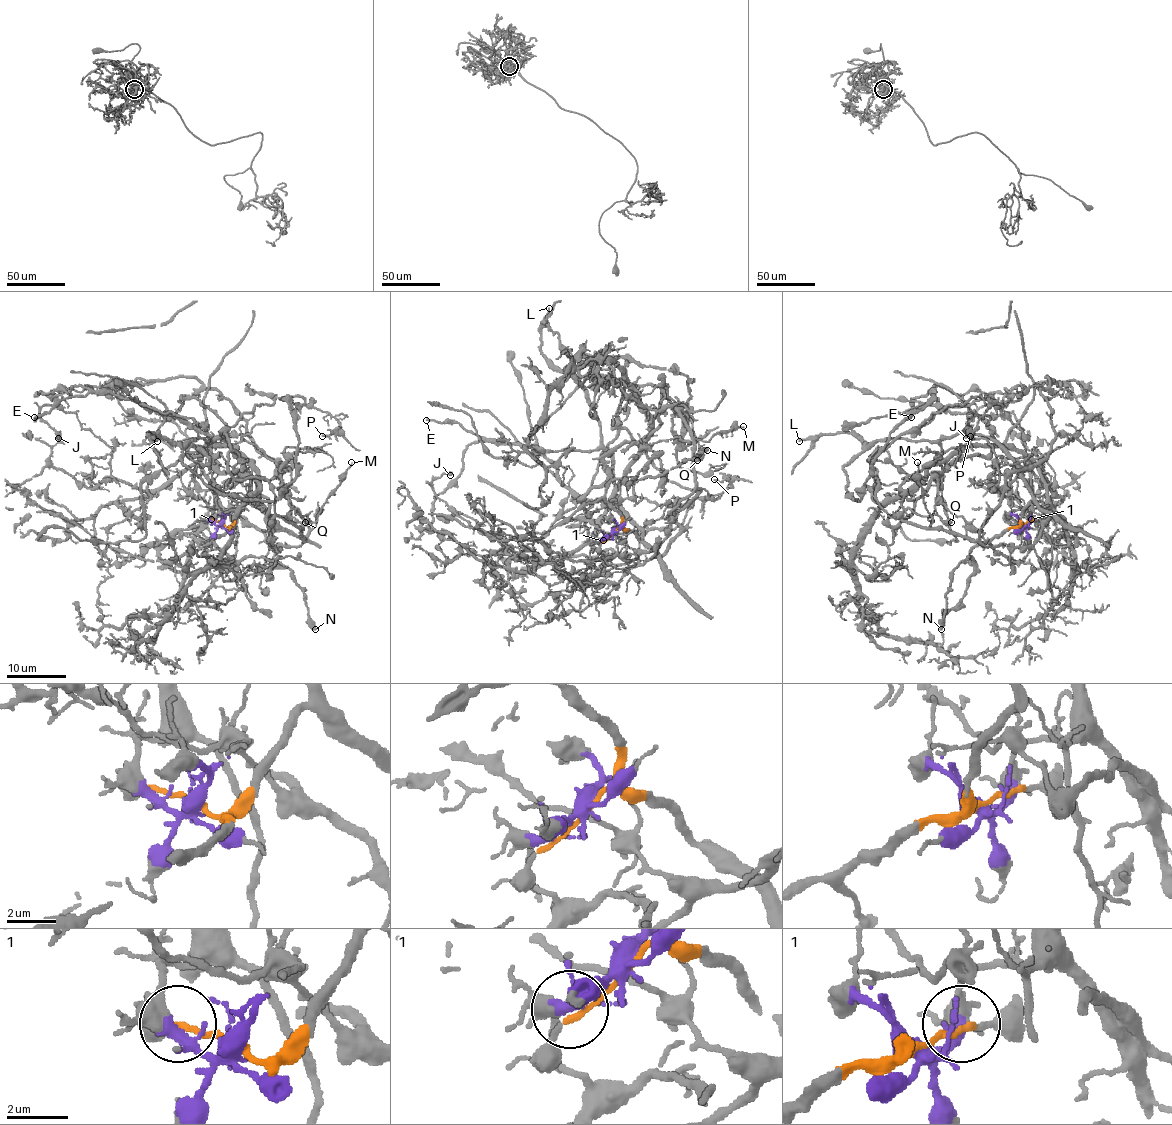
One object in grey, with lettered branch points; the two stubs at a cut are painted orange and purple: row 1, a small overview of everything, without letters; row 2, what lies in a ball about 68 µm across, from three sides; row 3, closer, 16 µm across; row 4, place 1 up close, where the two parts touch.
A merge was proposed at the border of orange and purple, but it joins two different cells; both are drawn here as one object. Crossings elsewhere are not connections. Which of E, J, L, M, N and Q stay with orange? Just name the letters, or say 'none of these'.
E, L, N

